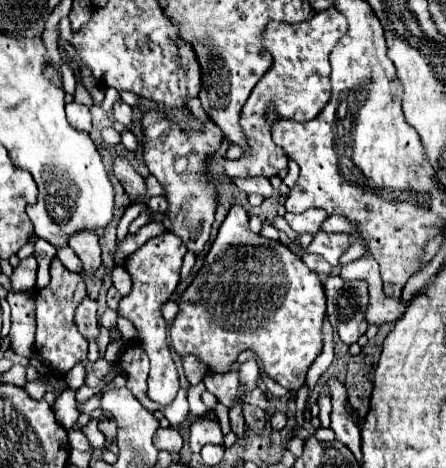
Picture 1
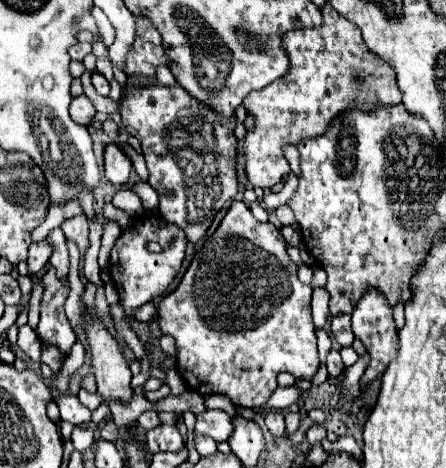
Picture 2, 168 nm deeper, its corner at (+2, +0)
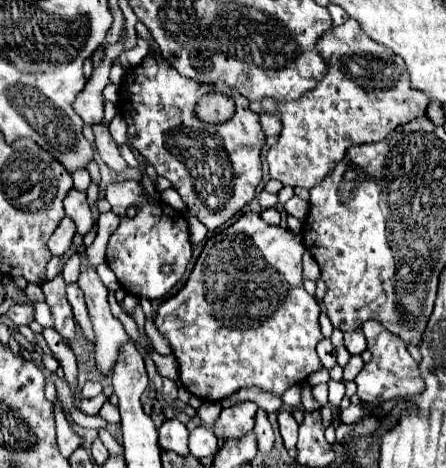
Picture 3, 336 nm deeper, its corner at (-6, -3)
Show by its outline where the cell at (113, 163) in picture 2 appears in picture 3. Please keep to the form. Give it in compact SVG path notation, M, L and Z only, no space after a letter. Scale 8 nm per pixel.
M98 123L98 125L92 127L92 131L94 131L94 137L96 137L96 141L94 141L96 143L96 149L98 149L102 161L110 169L114 169L114 171L124 171L126 169L126 161L122 159L122 155L118 151L118 145L112 139L112 135L108 133L108 129Z

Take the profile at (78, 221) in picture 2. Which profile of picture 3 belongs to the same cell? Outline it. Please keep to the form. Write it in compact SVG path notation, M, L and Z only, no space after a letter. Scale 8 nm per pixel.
M70 189L68 195L64 197L64 209L66 215L70 219L74 219L76 229L80 235L86 235L94 223L90 207L86 203L86 191L78 191L78 189Z

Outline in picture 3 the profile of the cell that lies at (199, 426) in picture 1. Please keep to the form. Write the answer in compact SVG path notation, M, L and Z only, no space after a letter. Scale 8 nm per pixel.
M244 401L234 407L222 409L222 413L214 425L216 437L232 439L232 437L242 437L242 435L250 433L254 427L256 411L258 411L258 407L252 401Z

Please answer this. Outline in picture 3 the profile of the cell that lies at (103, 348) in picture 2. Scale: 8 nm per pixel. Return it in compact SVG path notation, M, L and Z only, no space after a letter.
M80 245L76 253L82 259L78 287L84 291L90 319L92 319L94 333L96 333L96 343L94 343L96 367L102 373L108 373L108 371L112 371L112 367L116 363L116 355L118 355L120 345L124 345L124 341L128 341L128 335L126 335L122 323L110 311L108 289L100 281L96 269L86 261L86 247Z

